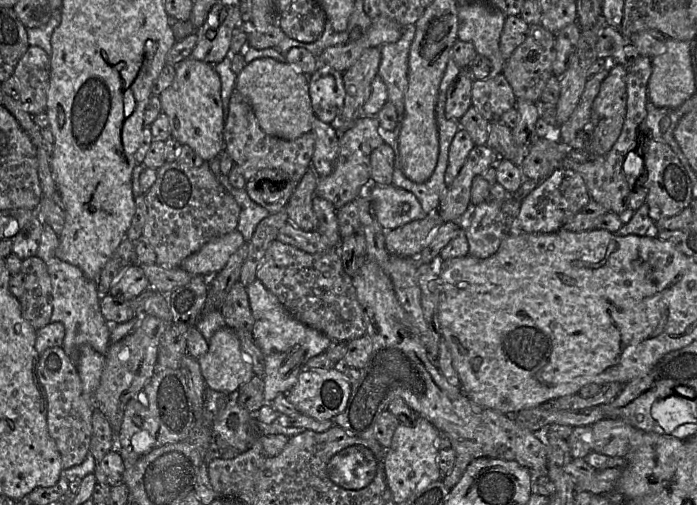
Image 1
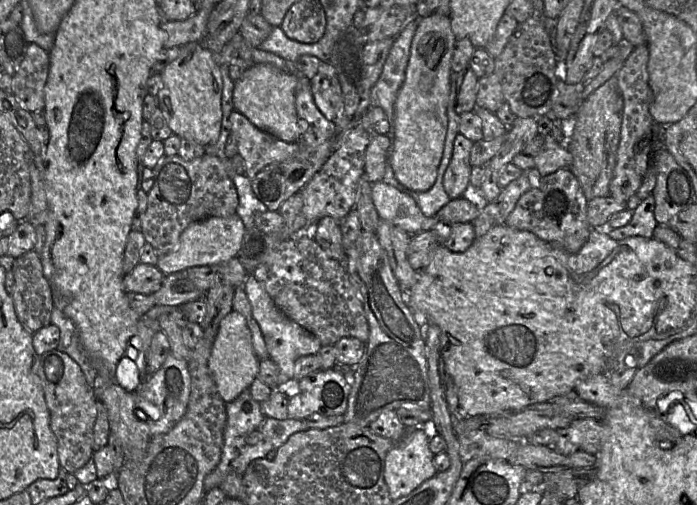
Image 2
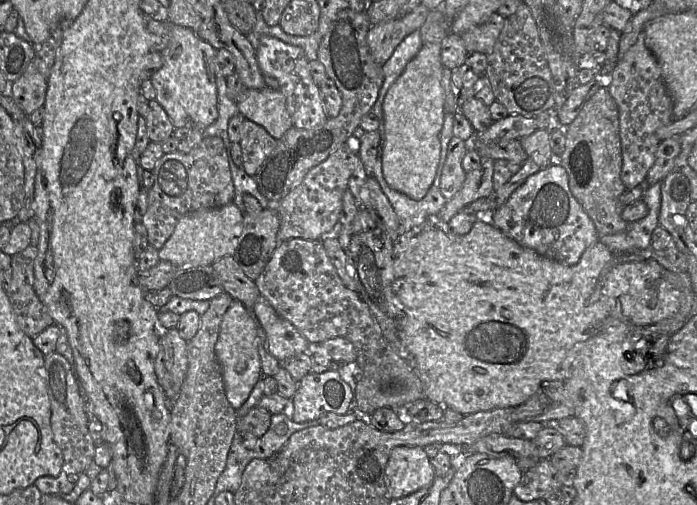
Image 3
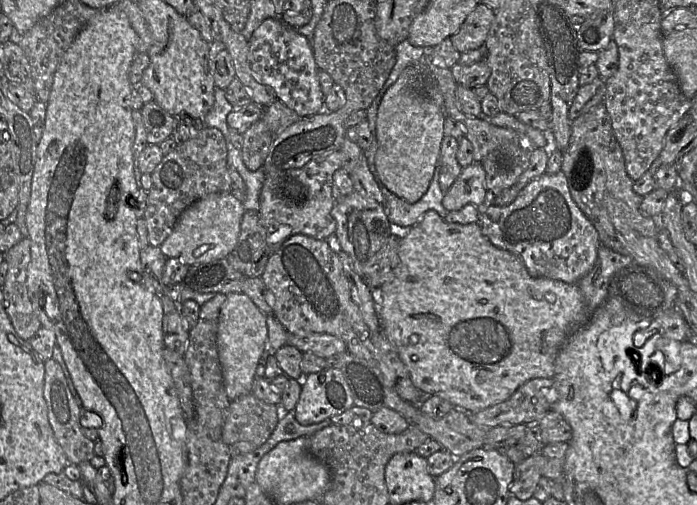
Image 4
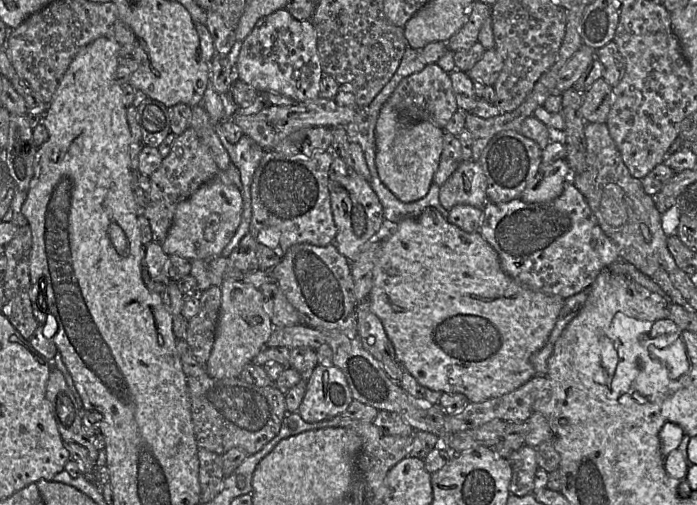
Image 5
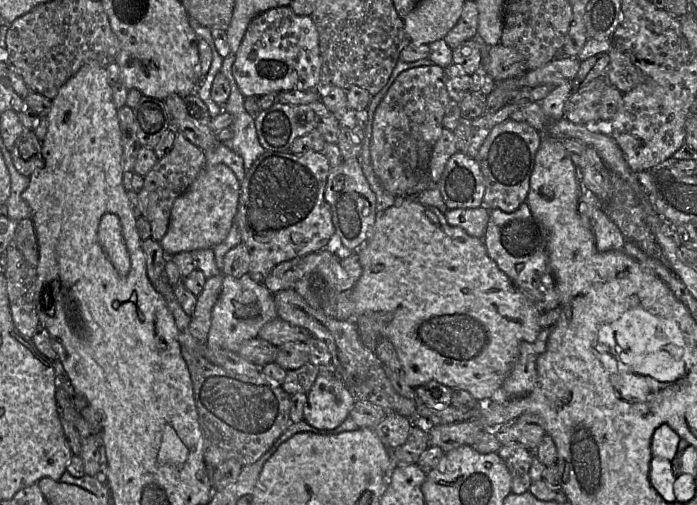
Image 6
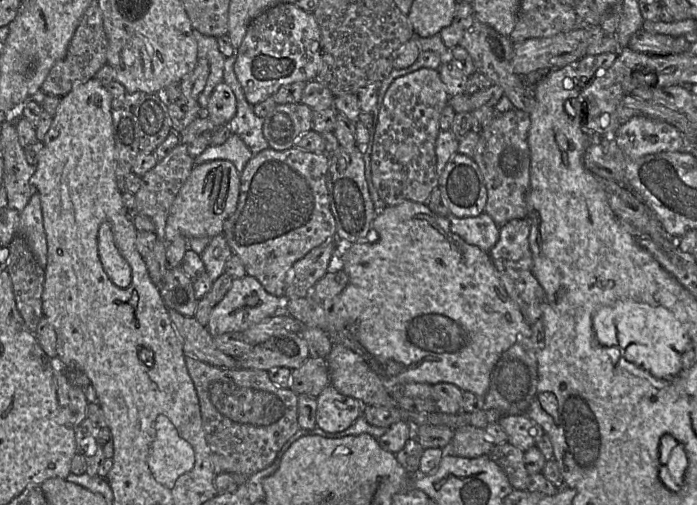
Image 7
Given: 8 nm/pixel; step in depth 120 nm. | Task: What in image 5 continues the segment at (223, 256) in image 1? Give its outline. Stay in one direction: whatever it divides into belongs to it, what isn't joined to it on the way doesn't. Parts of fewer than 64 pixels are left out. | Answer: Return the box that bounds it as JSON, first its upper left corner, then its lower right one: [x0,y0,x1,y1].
[161,179,242,261]

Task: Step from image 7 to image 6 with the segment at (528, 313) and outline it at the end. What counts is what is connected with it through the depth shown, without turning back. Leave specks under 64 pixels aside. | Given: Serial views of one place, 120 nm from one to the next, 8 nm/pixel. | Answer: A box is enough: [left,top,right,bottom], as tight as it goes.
[483,202,560,314]

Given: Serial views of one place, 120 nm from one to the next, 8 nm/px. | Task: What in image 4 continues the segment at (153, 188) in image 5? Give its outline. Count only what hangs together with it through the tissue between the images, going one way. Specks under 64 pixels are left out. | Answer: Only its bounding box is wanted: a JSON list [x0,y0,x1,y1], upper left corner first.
[144,126,232,247]

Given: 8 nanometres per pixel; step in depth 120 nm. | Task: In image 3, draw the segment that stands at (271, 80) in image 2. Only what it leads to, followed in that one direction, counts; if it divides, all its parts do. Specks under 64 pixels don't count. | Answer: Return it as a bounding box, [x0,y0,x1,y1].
[236,88,293,138]

